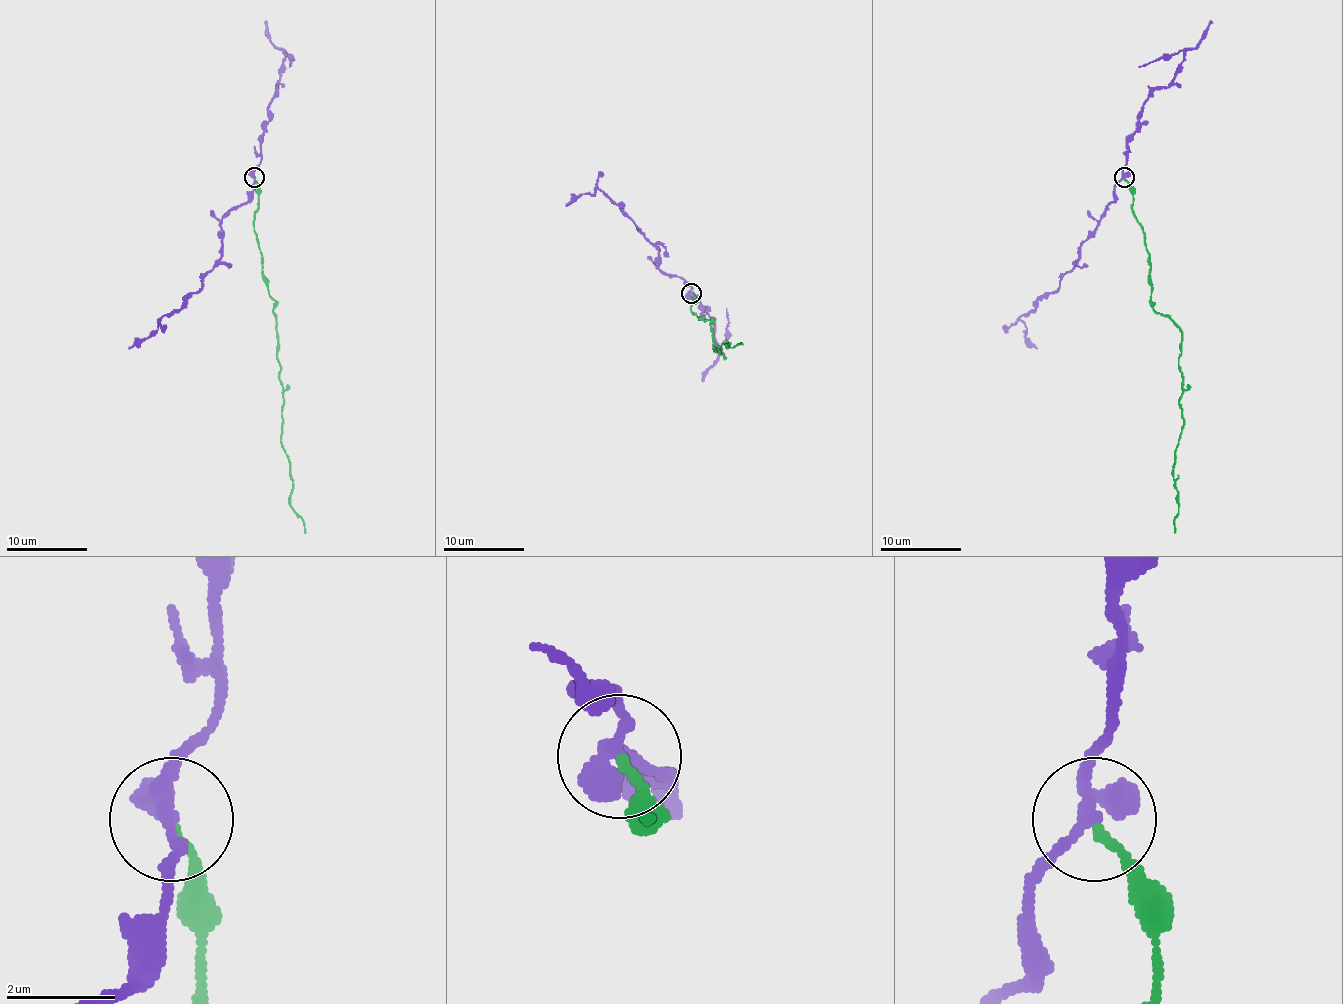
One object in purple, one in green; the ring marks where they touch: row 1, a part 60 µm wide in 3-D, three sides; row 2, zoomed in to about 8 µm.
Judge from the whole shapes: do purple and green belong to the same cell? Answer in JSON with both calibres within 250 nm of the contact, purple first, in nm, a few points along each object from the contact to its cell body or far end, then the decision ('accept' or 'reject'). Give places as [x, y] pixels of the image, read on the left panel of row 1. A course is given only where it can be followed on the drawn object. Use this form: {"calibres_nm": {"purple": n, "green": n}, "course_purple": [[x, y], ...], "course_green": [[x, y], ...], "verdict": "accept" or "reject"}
{"calibres_nm": {"purple": 360, "green": 160}, "course_purple": [[254, 177], [252, 197], [222, 219], [220, 259], [186, 302], [161, 318], [157, 328], [129, 348]], "course_green": [[254, 179], [254, 229], [275, 308], [283, 387], [281, 445], [291, 467], [291, 508], [305, 532]], "verdict": "reject"}

